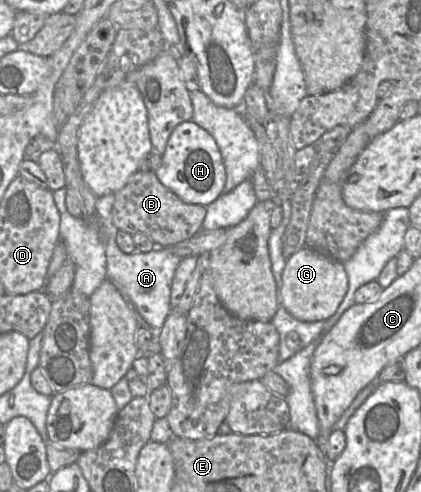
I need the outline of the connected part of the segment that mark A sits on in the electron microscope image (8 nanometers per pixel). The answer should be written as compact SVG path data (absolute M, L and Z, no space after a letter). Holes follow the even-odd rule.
M66 189L52 191L52 196L60 214L59 236L64 244L68 260L75 265L72 287L90 297L104 279L109 279L129 303L132 303L142 318L154 329L161 329L171 311L171 284L182 258L176 256L170 248L155 248L142 253L135 251L123 253L115 240L116 228L112 223L112 208L115 194L96 199L96 215L82 219L73 217L66 208ZM113 233L114 235L109 235Z

